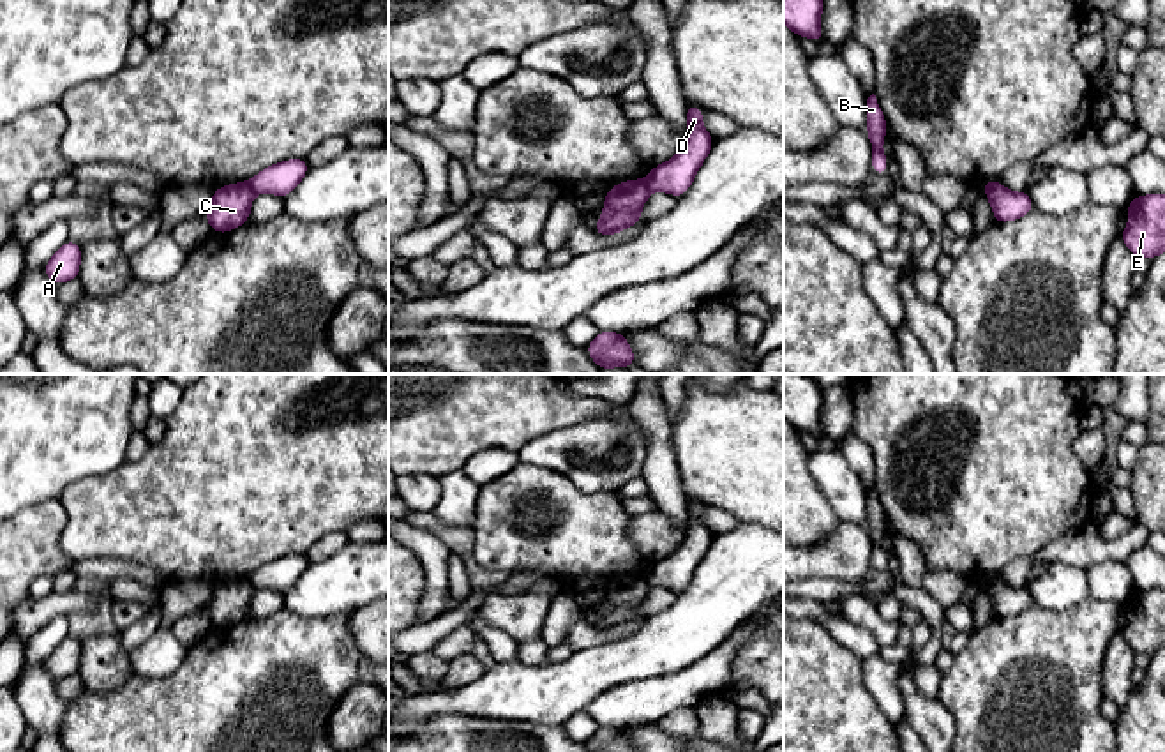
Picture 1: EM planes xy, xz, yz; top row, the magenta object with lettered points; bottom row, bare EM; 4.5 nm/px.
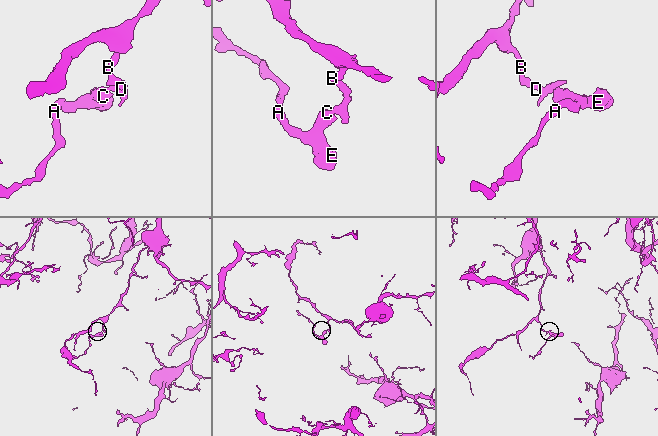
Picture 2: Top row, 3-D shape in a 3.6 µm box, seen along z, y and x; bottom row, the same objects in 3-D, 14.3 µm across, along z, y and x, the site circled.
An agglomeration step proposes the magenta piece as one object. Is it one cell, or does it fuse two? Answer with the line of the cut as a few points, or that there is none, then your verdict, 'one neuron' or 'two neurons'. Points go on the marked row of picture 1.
cut xy (248, 182), (255, 193); two neurons

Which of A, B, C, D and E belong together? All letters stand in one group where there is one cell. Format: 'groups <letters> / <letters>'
groups A C E / B D

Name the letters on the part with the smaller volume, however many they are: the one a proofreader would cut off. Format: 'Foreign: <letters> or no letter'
Foreign: A, C, E

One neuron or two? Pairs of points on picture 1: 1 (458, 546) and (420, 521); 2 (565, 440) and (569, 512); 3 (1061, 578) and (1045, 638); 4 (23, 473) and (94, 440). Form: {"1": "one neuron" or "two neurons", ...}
{"1": "one neuron", "2": "two neurons", "3": "two neurons", "4": "one neuron"}

